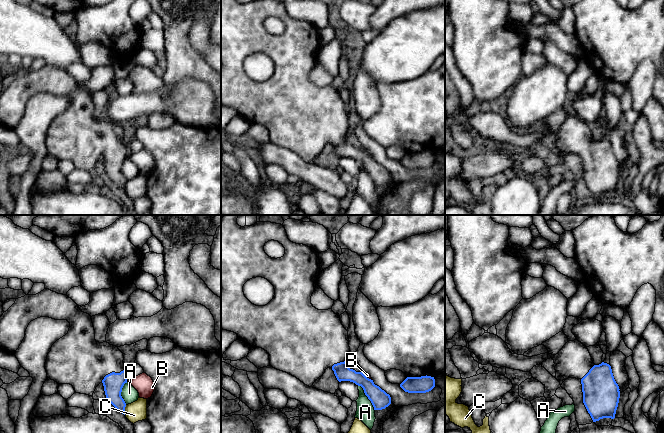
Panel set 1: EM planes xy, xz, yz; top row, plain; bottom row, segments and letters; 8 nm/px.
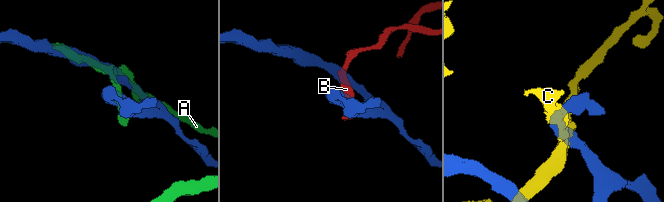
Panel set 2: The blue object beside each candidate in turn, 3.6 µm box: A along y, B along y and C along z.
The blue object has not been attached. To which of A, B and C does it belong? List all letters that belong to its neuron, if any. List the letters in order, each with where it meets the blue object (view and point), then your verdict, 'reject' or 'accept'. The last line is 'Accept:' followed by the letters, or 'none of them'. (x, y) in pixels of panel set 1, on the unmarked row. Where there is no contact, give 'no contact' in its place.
A: xz (367, 172) | reject
B: xz (366, 153) | reject
C: xy (124, 186) | reject
Accept: none of them

